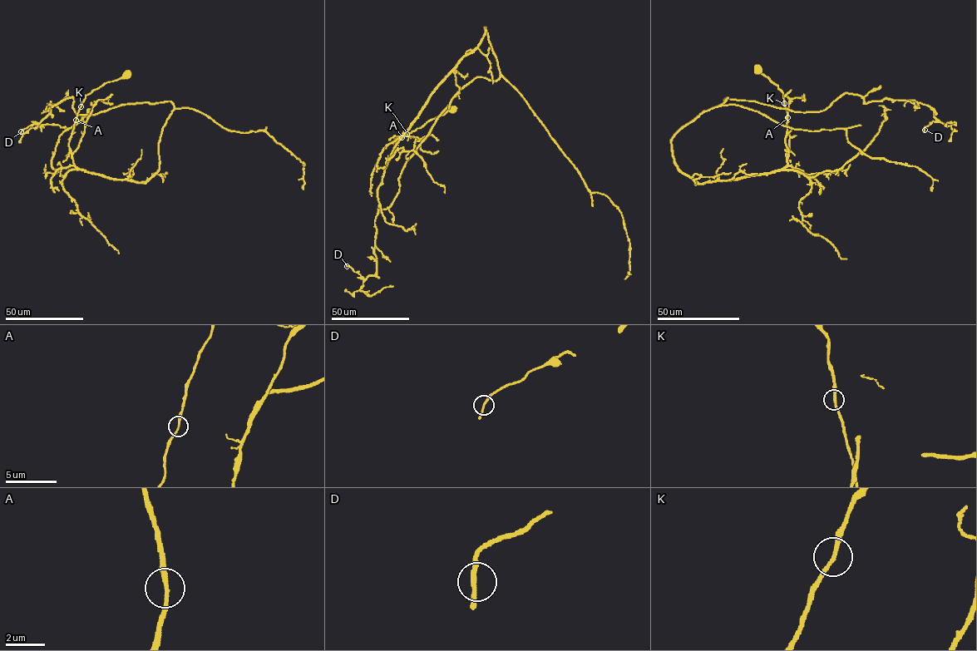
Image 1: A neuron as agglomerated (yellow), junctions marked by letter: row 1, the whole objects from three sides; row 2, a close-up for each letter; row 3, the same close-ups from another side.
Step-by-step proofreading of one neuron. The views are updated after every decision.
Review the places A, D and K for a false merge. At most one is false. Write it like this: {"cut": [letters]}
{"cut": []}

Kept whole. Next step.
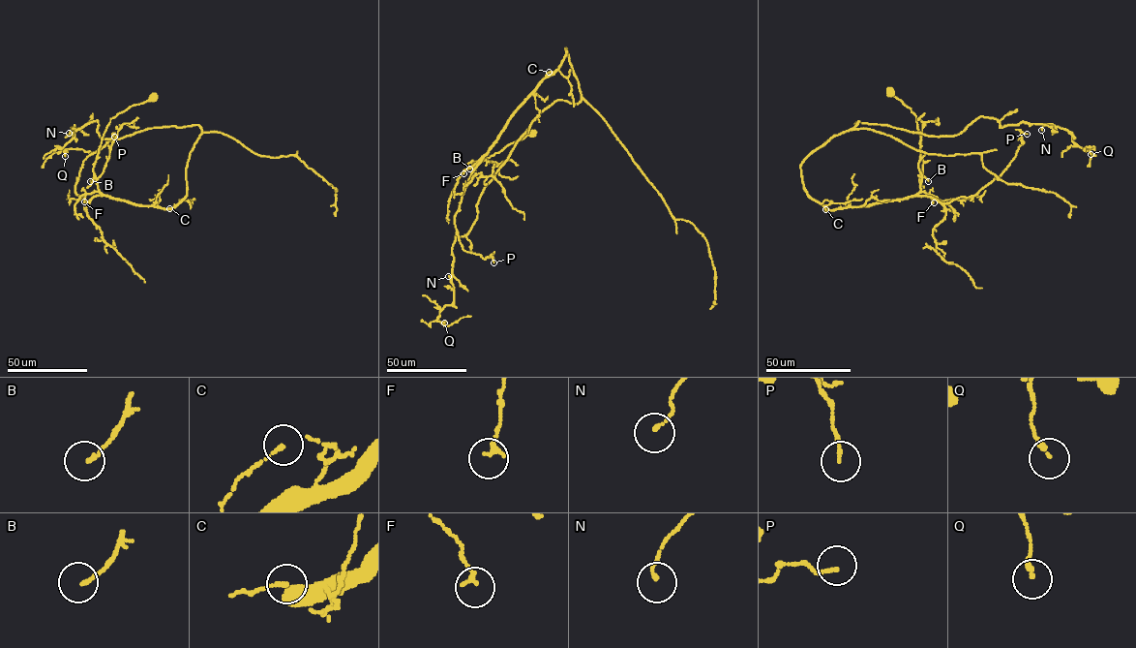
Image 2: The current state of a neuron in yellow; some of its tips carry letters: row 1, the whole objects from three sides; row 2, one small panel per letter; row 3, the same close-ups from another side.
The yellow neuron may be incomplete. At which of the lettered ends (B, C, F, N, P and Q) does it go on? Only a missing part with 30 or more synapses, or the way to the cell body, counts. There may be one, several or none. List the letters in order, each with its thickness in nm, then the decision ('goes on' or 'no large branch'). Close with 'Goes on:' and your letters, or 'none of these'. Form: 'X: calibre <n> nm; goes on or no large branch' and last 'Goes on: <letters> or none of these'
B: calibre 140 nm; no large branch
C: calibre 90 nm; no large branch
F: calibre 160 nm; no large branch
N: calibre 110 nm; no large branch
P: calibre 130 nm; no large branch
Q: calibre 170 nm; no large branch
Goes on: none of these

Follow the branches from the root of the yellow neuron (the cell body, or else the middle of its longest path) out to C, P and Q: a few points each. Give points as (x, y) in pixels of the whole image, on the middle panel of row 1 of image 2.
C: (532, 134), (472, 164), (488, 152), (513, 112), (549, 72)
P: (532, 134), (472, 164), (481, 159), (467, 182), (455, 216), (462, 248), (484, 259), (492, 257), (493, 262)
Q: (532, 134), (472, 164), (565, 48), (582, 100), (545, 108), (484, 188), (452, 247), (444, 323)

